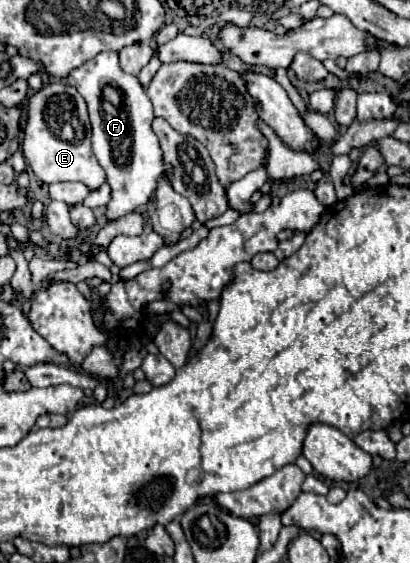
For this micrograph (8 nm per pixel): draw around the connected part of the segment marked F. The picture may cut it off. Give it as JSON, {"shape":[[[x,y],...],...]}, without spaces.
{"shape":[[[100,52],[94,60],[84,62],[68,74],[72,84],[86,100],[92,124],[92,150],[106,172],[110,186],[110,202],[106,206],[108,222],[114,222],[130,212],[140,212],[146,218],[148,200],[156,192],[160,178],[172,176],[172,166],[164,162],[158,138],[152,130],[152,102],[136,76],[126,74],[112,52]]]}

